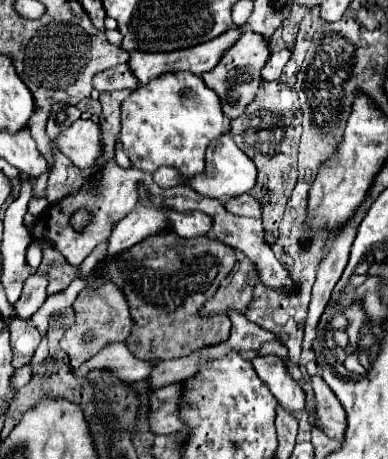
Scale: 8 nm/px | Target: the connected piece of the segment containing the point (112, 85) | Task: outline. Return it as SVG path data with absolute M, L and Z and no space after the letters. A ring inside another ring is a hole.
M119 65L109 71L101 71L101 75L95 75L93 87L97 91L113 91L113 89L137 89L139 81L133 75L129 65Z

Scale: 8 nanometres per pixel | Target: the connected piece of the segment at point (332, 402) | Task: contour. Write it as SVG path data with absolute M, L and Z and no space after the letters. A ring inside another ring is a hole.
M315 375L311 377L311 385L317 397L317 417L315 425L331 439L343 441L345 439L345 427L347 427L347 415L341 403L337 401L337 395L327 387L327 383Z

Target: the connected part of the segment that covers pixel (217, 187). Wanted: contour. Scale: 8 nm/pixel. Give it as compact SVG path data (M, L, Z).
M225 135L217 141L213 141L209 145L207 151L207 171L203 177L195 177L191 181L191 187L197 193L203 193L207 197L215 197L215 199L225 199L225 197L239 197L243 193L249 193L257 183L257 167L253 165L253 161L237 147L237 143Z

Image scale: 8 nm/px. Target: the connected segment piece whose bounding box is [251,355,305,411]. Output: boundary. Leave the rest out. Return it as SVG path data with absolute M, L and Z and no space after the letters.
M277 355L255 357L253 367L257 375L269 385L269 391L279 401L279 405L287 411L301 411L305 409L305 393L299 383L287 373L285 363Z

